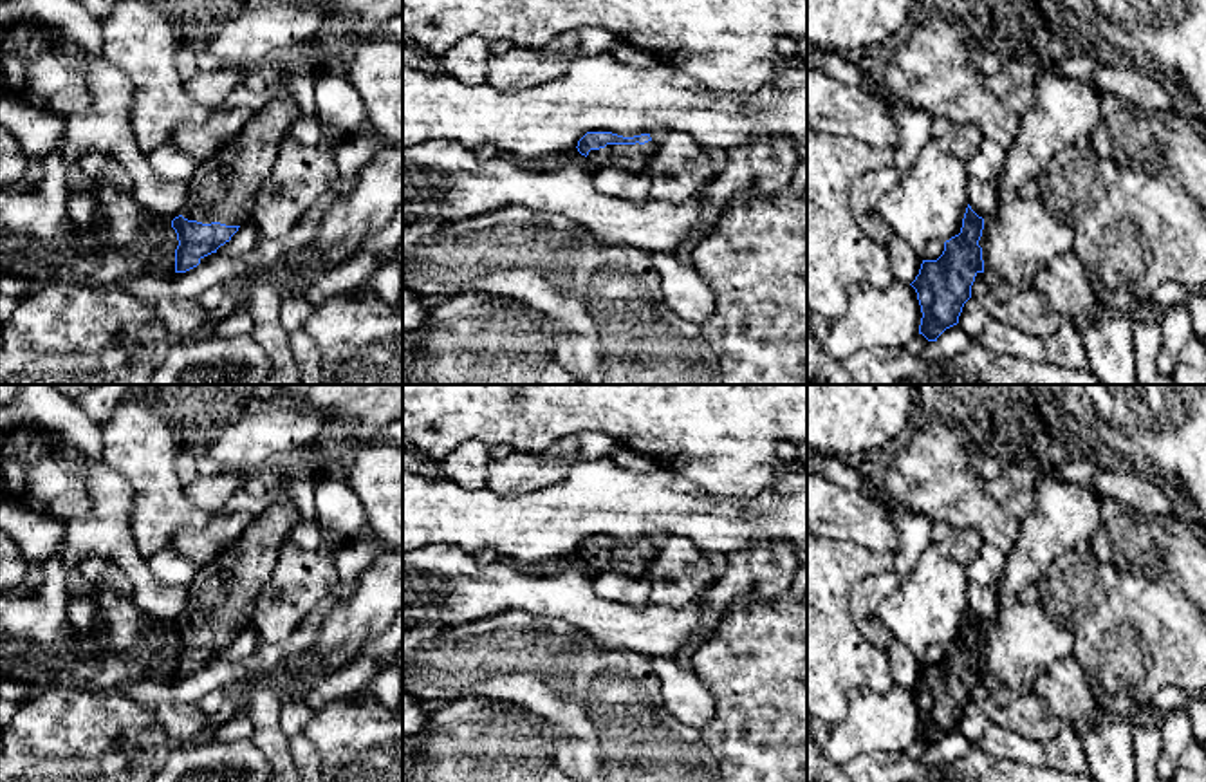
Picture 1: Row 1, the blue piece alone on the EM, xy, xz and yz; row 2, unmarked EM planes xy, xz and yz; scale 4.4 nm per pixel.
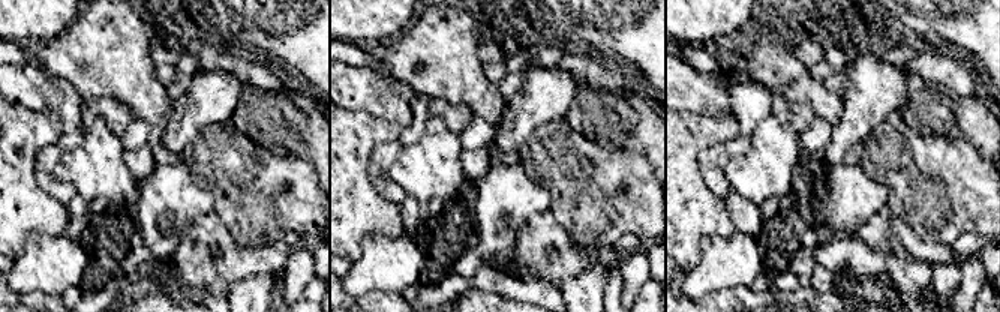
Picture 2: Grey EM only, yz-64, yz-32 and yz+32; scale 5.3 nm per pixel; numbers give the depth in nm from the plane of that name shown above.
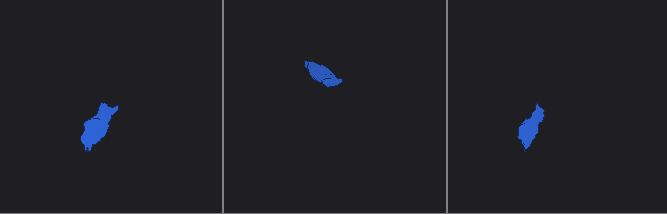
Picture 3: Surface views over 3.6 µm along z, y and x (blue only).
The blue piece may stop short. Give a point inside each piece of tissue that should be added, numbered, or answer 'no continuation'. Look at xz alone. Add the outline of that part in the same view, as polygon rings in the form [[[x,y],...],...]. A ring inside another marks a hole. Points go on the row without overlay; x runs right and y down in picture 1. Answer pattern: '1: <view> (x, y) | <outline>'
1: xz (629, 562) | [[[652,545],[645,549],[607,549],[605,553],[590,554],[587,563],[592,571],[614,571],[623,576],[639,578],[650,569],[657,553]]]

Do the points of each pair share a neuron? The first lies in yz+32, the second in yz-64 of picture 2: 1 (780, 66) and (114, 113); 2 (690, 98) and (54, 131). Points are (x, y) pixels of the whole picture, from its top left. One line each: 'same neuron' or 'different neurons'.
1: different neurons
2: different neurons

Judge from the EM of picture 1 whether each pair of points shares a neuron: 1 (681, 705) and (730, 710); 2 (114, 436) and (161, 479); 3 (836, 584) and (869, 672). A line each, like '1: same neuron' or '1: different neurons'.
1: different neurons
2: same neuron
3: same neuron

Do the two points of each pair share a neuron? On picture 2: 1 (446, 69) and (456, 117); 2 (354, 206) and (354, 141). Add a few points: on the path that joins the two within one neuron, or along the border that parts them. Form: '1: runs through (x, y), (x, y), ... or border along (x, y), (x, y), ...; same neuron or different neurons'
1: border along (446, 99), (464, 104), (474, 116); different neurons
2: runs through (353, 189), (353, 158); same neuron

